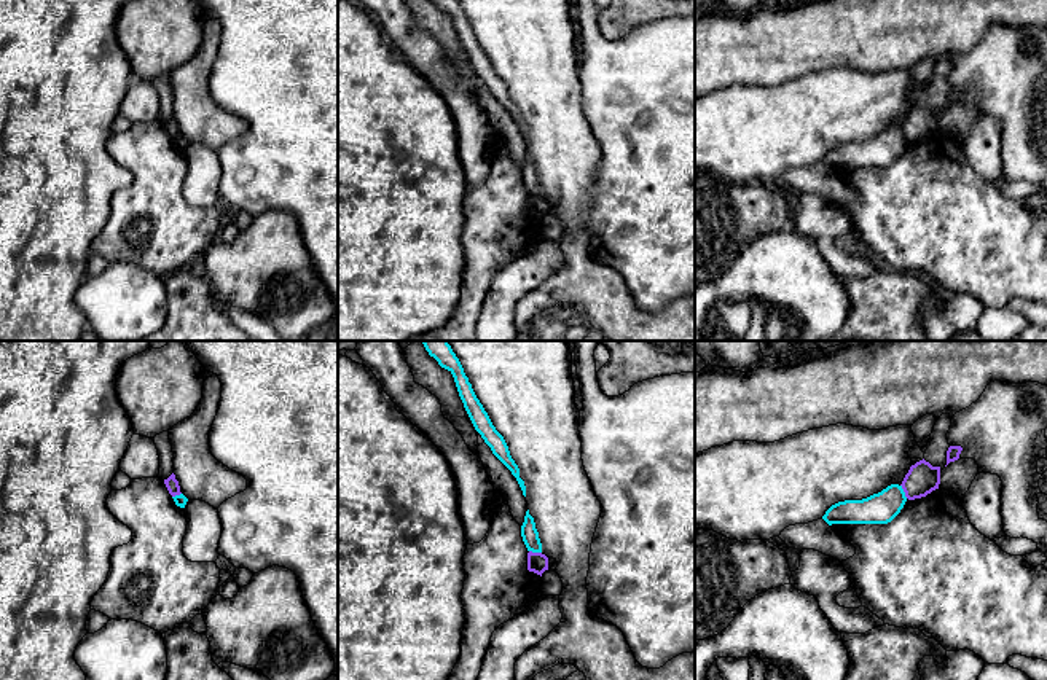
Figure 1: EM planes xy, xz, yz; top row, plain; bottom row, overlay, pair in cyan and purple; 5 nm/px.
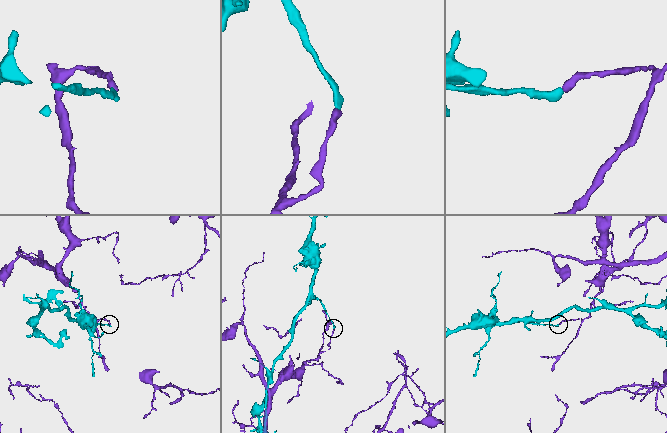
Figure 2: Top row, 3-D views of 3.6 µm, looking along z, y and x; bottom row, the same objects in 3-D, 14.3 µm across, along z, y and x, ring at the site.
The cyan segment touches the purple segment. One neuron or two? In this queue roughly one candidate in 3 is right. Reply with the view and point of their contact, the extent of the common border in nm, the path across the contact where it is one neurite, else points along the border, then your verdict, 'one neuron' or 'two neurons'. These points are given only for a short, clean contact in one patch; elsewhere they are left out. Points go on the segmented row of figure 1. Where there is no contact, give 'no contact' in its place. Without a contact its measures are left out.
contact yz (902, 491); length 80 nm; border yz (901, 484), (907, 497); two neurons

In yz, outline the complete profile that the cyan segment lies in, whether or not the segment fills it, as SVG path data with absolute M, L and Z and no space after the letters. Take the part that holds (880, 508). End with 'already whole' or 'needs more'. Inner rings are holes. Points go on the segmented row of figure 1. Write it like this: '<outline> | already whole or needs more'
M891 484L862 500L845 500L832 505L822 519L832 524L888 524L907 502L902 486Z | already whole

